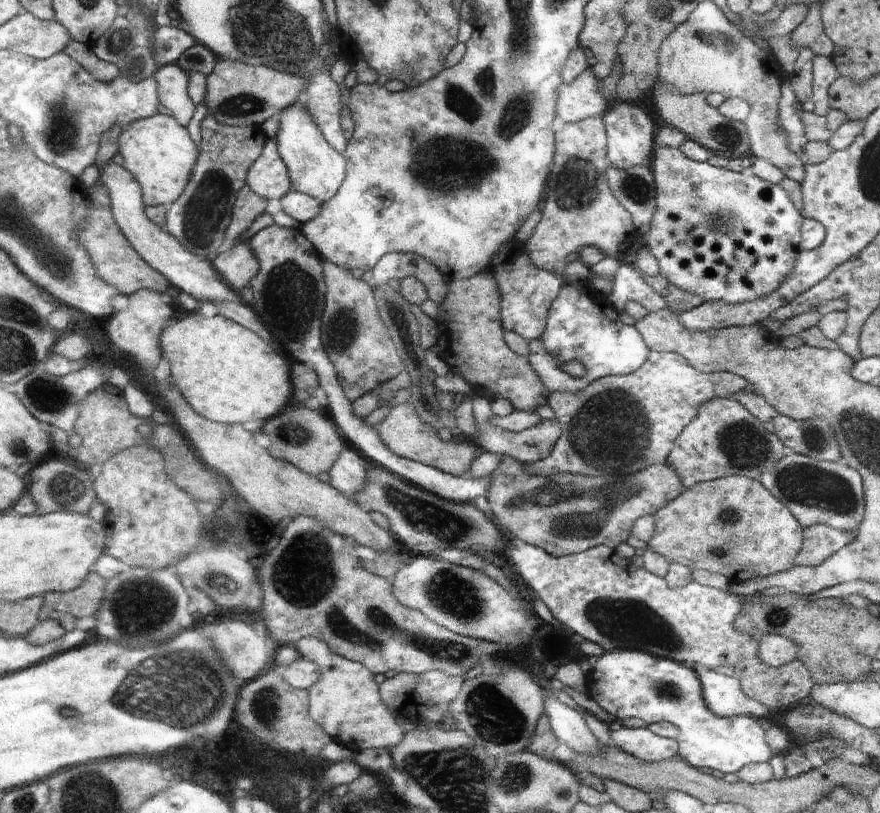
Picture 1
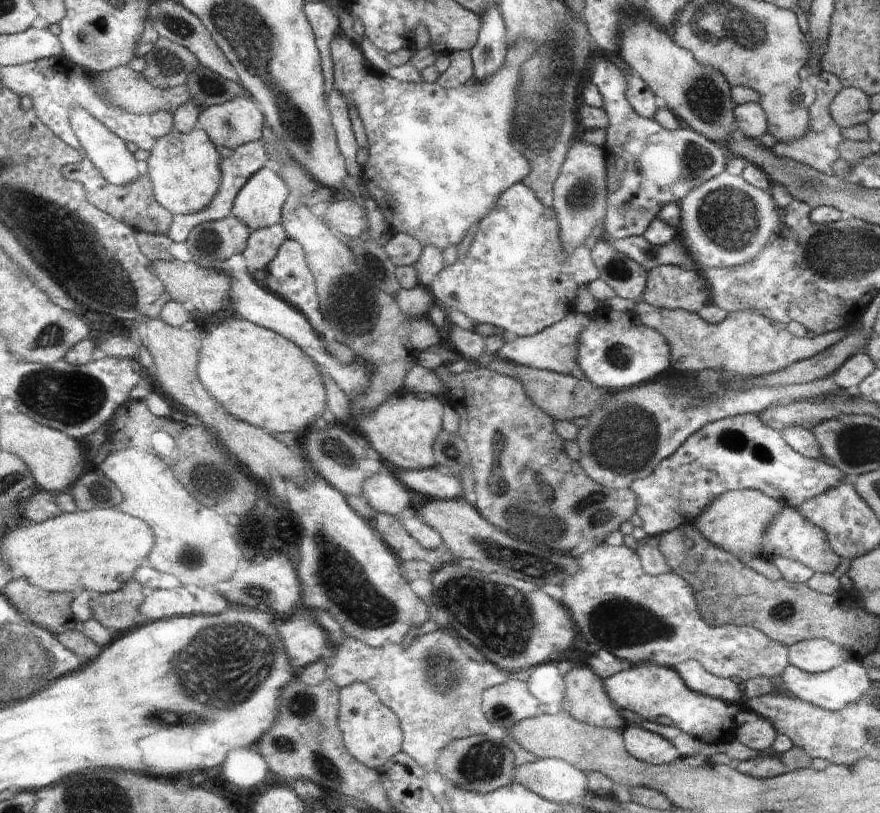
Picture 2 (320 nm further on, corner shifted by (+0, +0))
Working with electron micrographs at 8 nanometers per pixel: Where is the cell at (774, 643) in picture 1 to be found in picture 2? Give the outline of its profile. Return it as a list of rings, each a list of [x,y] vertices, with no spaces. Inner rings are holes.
[[[810,639],[788,648],[790,664],[809,673],[821,673],[840,666],[850,654],[828,639]]]

